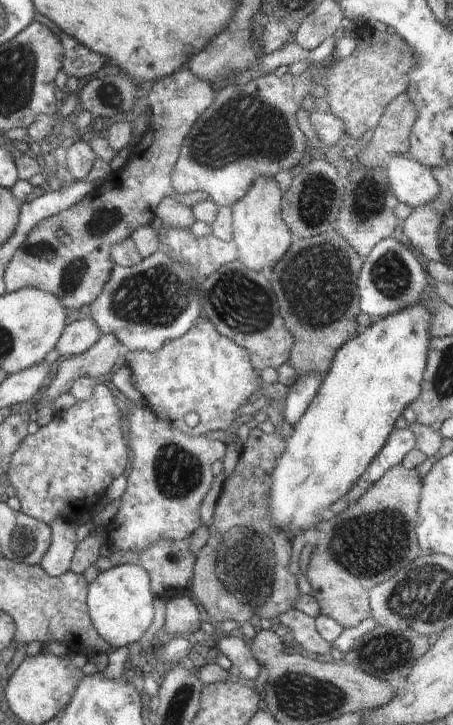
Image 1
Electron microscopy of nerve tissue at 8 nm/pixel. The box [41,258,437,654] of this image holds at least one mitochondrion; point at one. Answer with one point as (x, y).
(387, 541)

